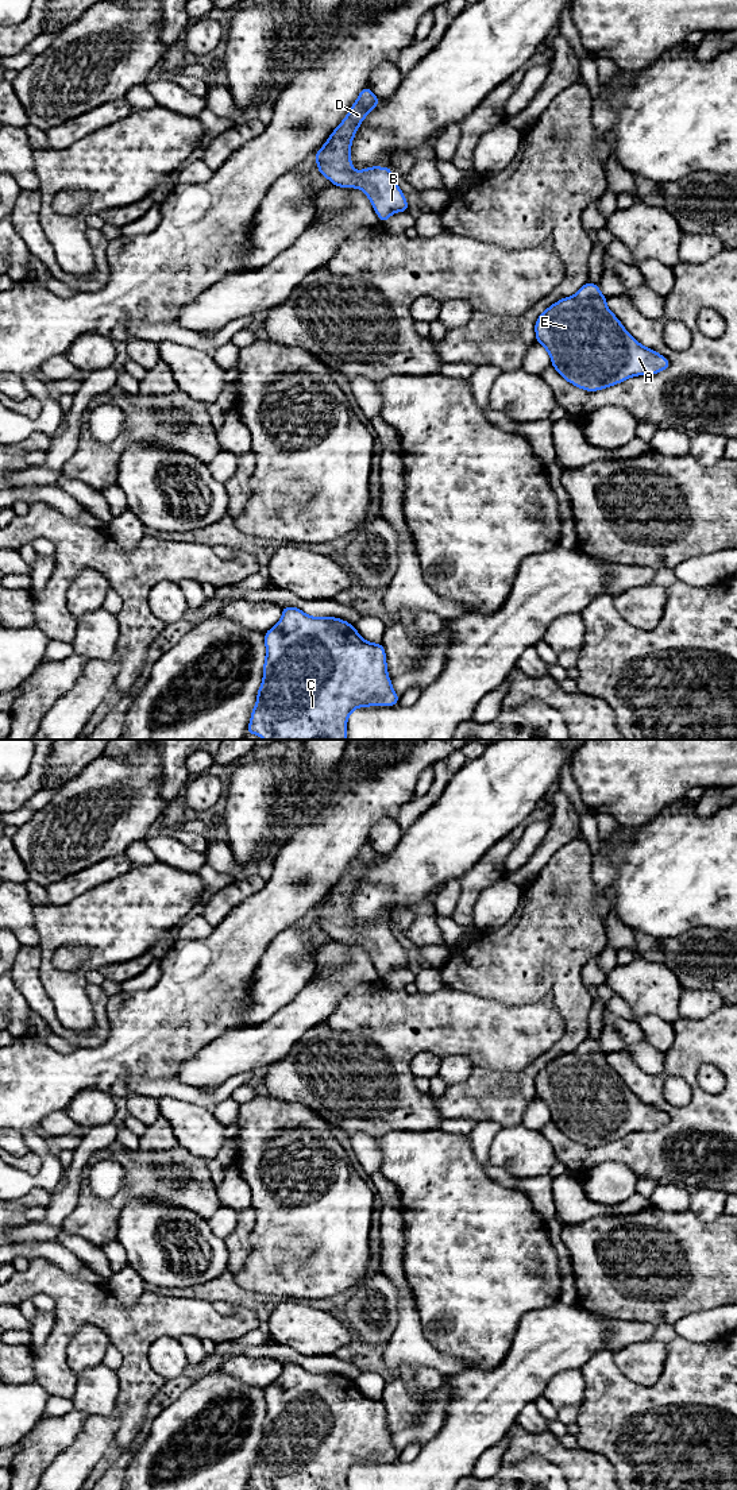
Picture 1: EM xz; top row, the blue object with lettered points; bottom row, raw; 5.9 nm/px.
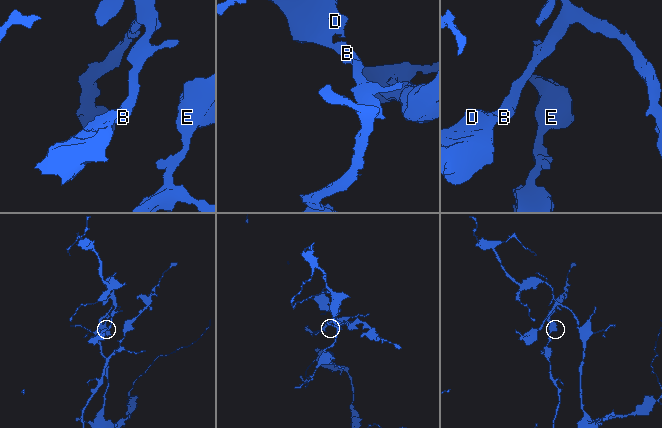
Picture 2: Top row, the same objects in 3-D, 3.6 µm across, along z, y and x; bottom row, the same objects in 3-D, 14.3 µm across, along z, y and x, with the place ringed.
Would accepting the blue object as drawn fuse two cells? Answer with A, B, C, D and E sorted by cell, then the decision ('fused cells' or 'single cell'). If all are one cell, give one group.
groups A B C D E; single cell

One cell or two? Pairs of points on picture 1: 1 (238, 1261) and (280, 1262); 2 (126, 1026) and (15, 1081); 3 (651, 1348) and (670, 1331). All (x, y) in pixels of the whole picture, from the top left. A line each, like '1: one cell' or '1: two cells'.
1: two cells
2: one cell
3: two cells

